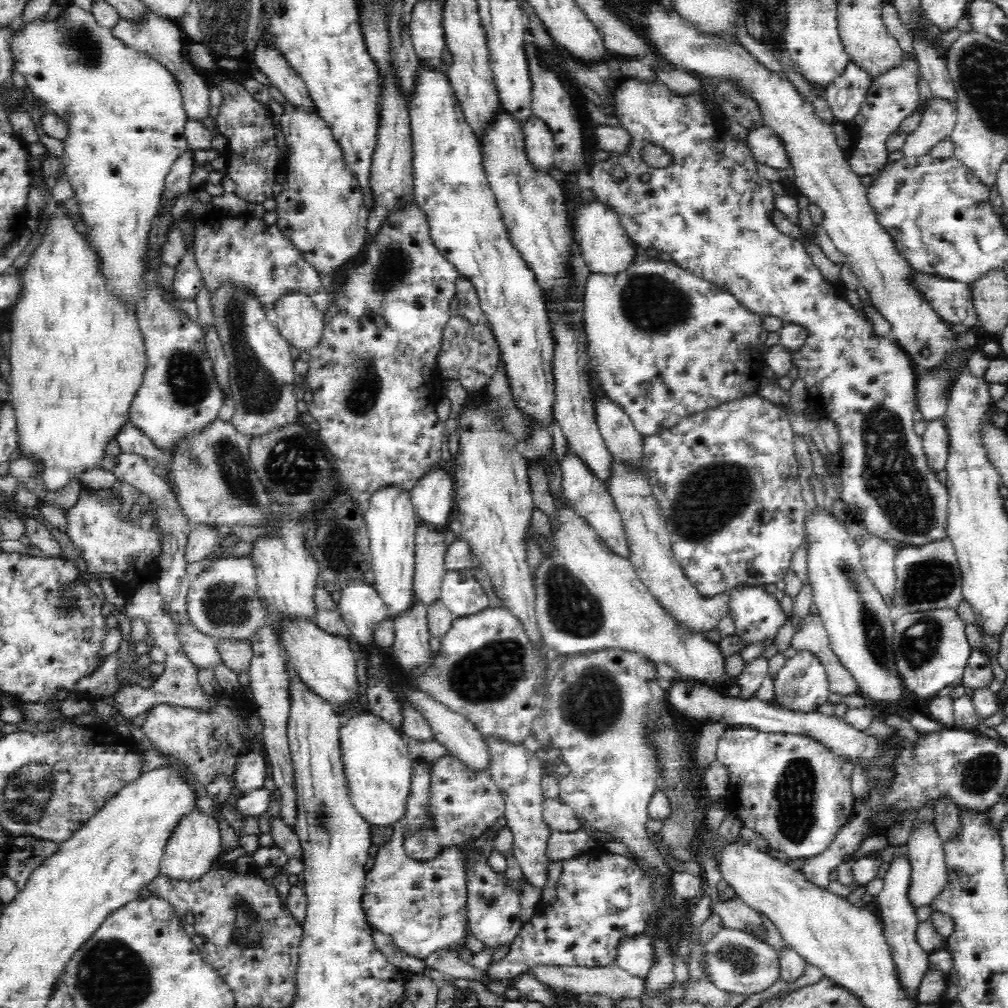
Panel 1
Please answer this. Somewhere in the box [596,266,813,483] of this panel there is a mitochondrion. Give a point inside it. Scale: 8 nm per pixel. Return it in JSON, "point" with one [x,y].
{"point":[647,303]}

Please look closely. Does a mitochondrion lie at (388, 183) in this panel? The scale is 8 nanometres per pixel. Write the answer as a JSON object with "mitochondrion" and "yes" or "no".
{"mitochondrion":"no"}

